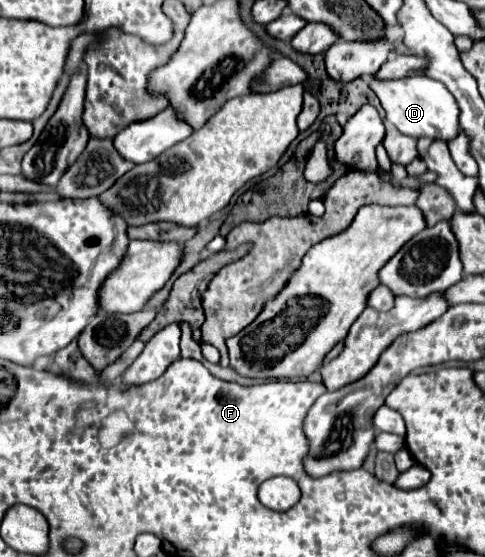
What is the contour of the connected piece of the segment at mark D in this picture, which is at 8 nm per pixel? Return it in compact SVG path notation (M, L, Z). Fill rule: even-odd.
M412 75L412 77L402 77L394 81L378 81L374 77L368 77L370 89L378 95L384 111L386 111L386 121L392 123L398 131L410 137L430 137L432 141L452 141L460 133L460 107L456 105L456 99L448 89L434 79L428 79L424 75Z

